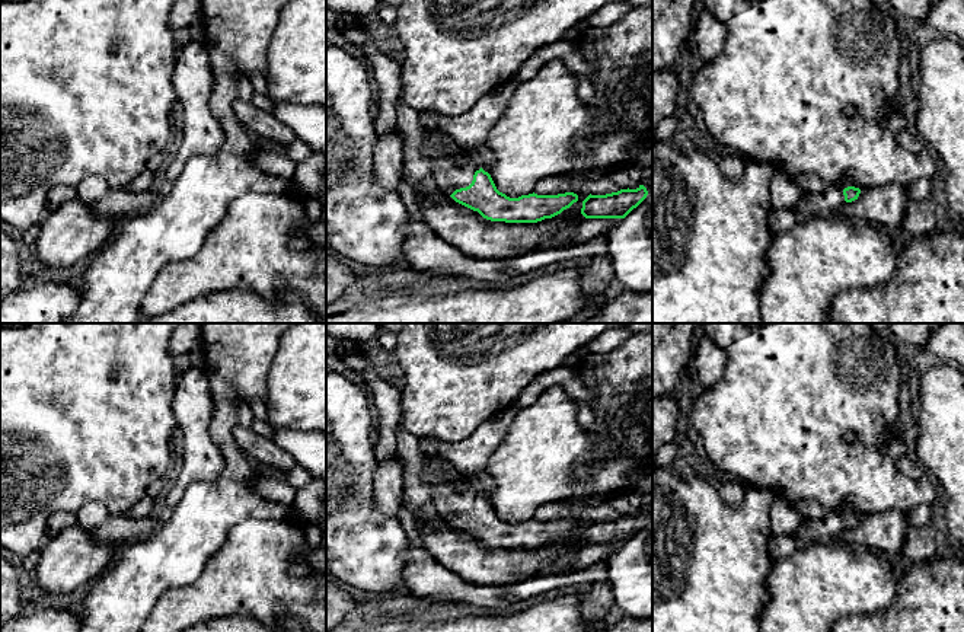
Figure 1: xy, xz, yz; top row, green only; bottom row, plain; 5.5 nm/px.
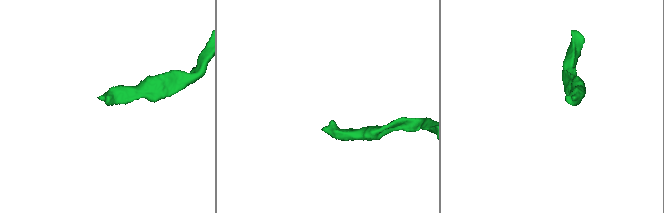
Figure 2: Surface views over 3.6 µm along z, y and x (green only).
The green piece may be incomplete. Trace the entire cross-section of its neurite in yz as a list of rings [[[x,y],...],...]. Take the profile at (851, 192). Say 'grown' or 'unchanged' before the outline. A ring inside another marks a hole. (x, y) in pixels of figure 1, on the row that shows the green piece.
grown; [[[829,186],[823,192],[804,194],[792,207],[797,218],[827,217],[839,214],[846,202],[858,200],[859,188],[848,186],[843,191]]]

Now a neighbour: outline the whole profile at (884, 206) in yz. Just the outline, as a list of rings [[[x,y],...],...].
[[[887,183],[861,189],[859,197],[852,202],[846,202],[837,216],[852,221],[882,226],[900,233],[909,202],[906,186]]]

